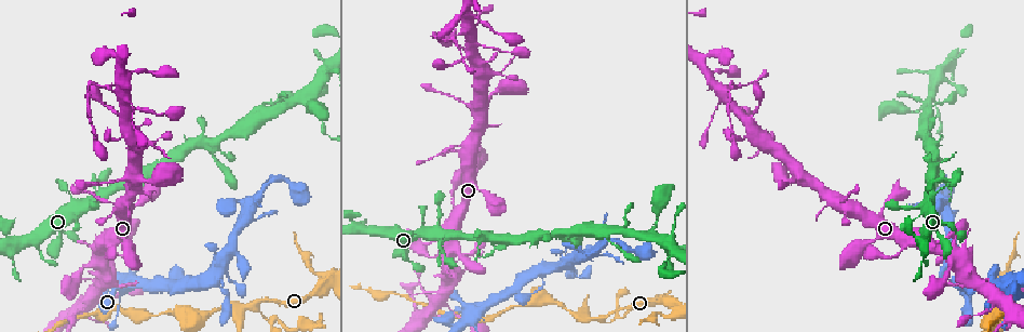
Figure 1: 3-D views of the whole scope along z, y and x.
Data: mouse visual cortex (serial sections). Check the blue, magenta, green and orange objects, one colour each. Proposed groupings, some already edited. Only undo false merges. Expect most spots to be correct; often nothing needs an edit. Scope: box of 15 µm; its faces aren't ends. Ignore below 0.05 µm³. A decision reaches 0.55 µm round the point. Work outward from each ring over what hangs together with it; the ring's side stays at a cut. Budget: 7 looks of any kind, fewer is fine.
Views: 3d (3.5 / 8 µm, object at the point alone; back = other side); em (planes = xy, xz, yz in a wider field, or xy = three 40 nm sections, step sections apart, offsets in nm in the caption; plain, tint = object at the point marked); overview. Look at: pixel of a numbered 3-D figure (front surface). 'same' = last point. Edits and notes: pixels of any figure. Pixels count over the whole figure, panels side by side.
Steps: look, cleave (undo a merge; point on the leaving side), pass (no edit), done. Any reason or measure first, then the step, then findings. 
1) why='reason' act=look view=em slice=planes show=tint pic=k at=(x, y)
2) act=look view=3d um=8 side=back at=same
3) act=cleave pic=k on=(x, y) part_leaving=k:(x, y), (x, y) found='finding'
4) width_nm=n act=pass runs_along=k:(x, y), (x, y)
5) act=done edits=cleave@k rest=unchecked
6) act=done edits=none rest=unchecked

why='arms part here' act=look view=3d um=3.5 pic=1 at=(252, 304)

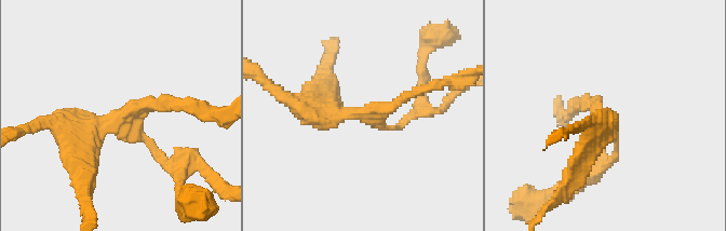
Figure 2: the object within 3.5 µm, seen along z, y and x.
arms=3 arm_widths_nm=100,150,350 why='now the EM' act=look view=em slice=planes show=tint pic=2 at=(368, 111)

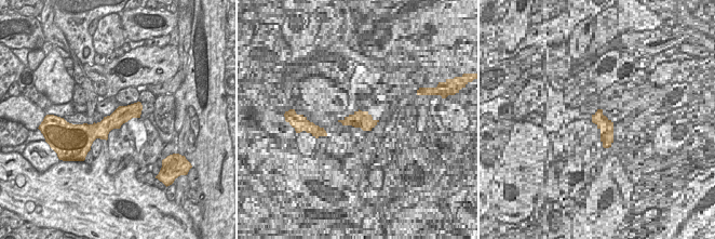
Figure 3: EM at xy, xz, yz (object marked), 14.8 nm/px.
act=look view=em slice=xy step=1 show=tint at=same

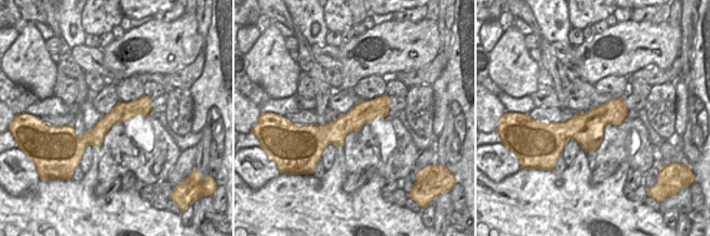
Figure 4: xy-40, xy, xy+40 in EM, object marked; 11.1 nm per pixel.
act=pass found='all the same cell'

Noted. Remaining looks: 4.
why='thin arm on a thick one' act=look view=3d um=8 pic=1 at=(933, 100)

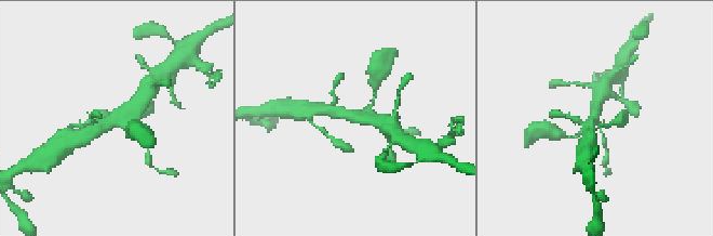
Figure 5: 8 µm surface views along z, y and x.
act=look view=em slice=xy step=5 show=tint pic=5 at=(595, 122)

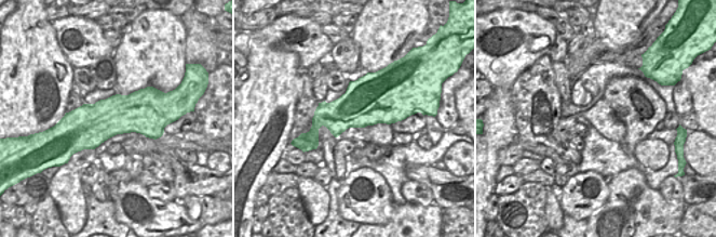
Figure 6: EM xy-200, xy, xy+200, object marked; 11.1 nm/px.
act=pass runs_along=5:(93, 131), (121, 120), (143, 96) found='one cell here'

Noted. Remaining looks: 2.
act=done edits=none rest=unchecked

